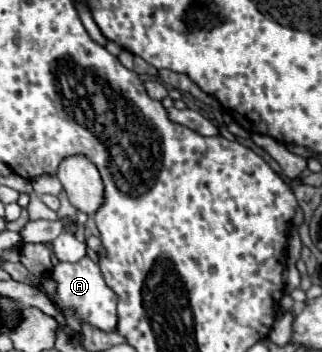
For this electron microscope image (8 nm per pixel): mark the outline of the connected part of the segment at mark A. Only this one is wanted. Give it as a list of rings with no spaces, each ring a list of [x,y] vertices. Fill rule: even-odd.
[[[83,257],[83,261],[77,263],[63,263],[59,261],[53,269],[51,269],[51,281],[55,281],[55,291],[51,297],[51,303],[55,307],[57,313],[63,313],[67,309],[73,309],[75,317],[91,327],[97,327],[101,331],[115,331],[119,317],[117,317],[117,301],[119,297],[115,295],[115,291],[105,283],[101,269],[95,261],[91,261],[89,257]]]

